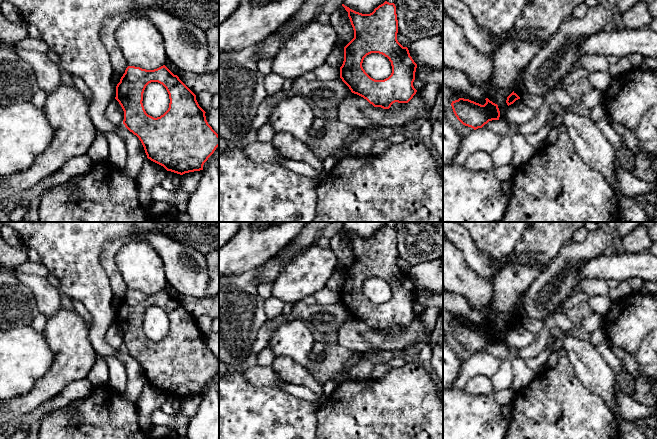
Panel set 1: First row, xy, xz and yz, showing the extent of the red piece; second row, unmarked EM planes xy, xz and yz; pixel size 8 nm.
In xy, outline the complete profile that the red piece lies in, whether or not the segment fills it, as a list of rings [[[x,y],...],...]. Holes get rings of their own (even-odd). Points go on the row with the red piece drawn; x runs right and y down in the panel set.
[[[165,65],[154,70],[128,66],[116,86],[115,99],[124,111],[123,124],[139,138],[147,158],[167,171],[183,175],[203,170],[204,163],[219,146],[219,135],[208,124],[196,95]],[[151,82],[162,84],[170,99],[168,110],[157,118],[148,115],[142,103],[144,90]]]

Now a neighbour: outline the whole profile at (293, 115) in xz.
[[[302,96],[280,100],[272,110],[268,121],[276,133],[286,132],[313,147],[320,137],[309,134],[314,122],[313,110]]]

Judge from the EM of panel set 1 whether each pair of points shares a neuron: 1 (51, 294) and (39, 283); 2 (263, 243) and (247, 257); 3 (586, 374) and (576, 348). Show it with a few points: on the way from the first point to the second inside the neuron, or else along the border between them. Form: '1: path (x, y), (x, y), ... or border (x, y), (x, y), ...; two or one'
1: path (48, 292), (42, 286); one
2: path (259, 245), (251, 253); one
3: path (586, 368), (586, 361), (581, 354); one

